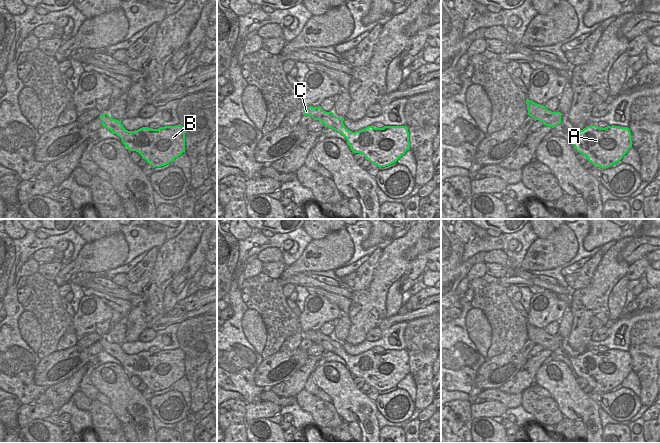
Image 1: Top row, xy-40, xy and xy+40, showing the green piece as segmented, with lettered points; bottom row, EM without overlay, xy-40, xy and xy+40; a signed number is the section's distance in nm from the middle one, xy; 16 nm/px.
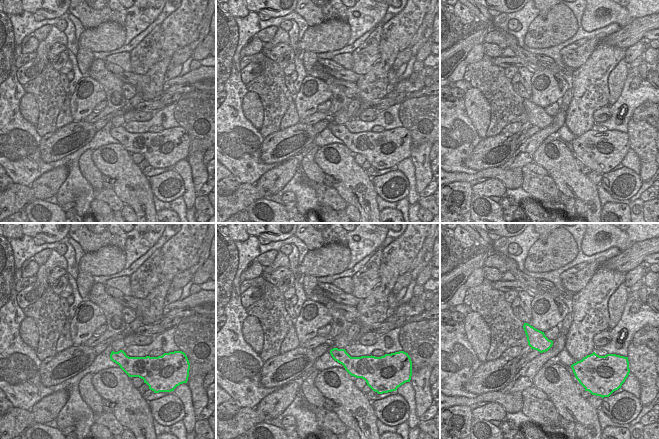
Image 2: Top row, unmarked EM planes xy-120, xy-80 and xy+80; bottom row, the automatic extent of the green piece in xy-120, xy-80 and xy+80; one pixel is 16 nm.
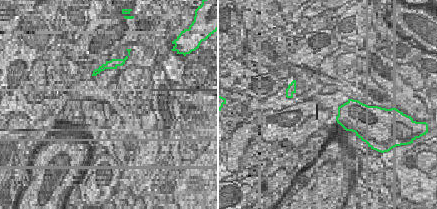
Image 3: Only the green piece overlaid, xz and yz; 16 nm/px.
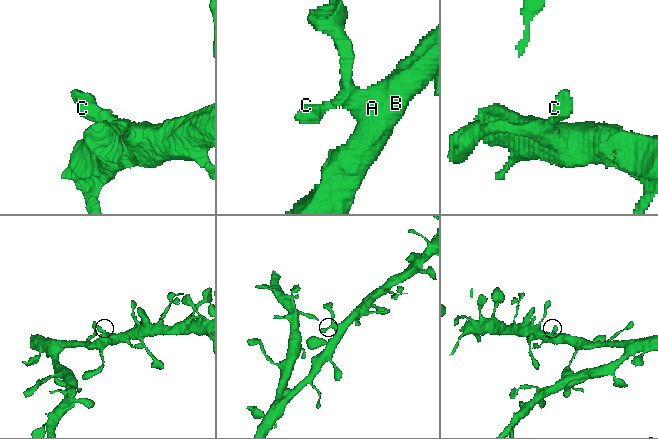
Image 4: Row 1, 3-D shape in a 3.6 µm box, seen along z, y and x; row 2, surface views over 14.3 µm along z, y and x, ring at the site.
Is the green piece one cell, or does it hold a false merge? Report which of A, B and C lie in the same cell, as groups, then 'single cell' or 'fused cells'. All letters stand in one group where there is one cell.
A B C; single cell

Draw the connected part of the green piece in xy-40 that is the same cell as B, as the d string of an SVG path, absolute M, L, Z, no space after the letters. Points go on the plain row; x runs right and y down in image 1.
M102 337L99 342L102 350L119 360L126 372L138 376L154 392L169 388L185 376L186 355L180 348L128 355L108 337Z

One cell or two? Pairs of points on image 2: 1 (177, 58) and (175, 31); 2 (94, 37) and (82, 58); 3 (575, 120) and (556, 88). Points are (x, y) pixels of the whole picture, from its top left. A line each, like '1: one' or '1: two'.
1: two
2: two
3: two

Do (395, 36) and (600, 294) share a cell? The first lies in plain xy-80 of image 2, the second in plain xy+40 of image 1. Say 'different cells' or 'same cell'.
same cell

